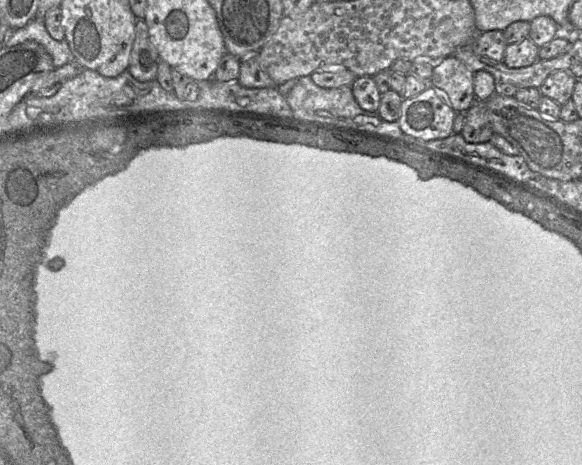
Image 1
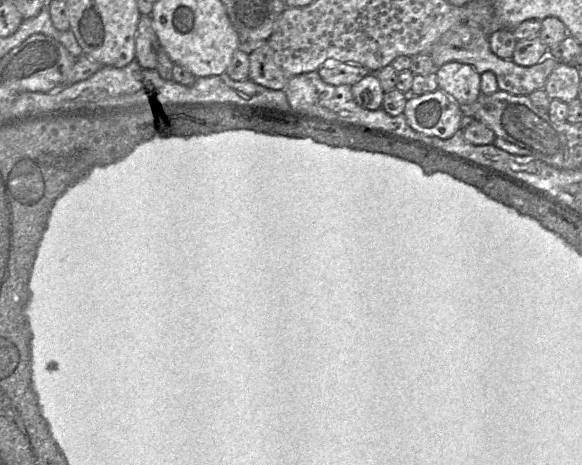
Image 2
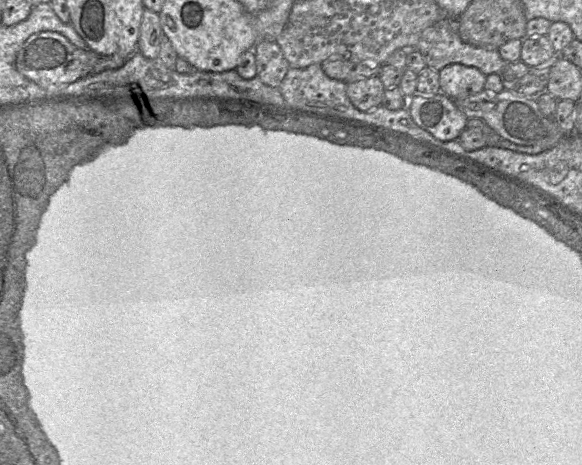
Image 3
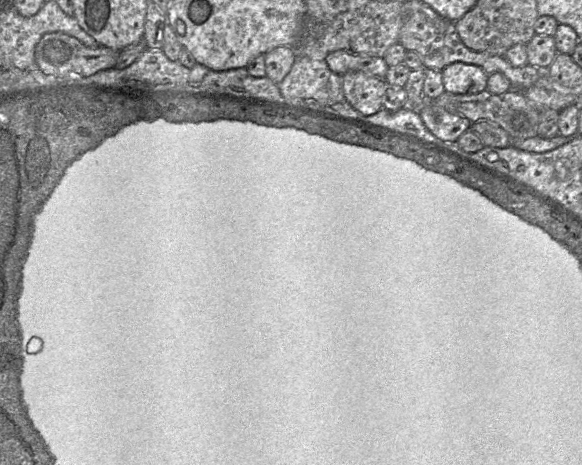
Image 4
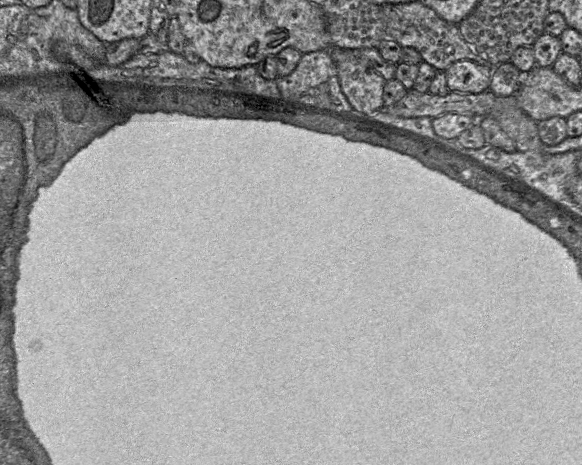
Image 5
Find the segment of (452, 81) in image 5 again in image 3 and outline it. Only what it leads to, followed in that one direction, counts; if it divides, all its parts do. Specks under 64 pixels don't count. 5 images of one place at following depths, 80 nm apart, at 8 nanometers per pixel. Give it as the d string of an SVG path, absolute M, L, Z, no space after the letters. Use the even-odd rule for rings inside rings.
M454 63L439 71L440 92L451 99L465 98L484 90L486 75L475 67Z

